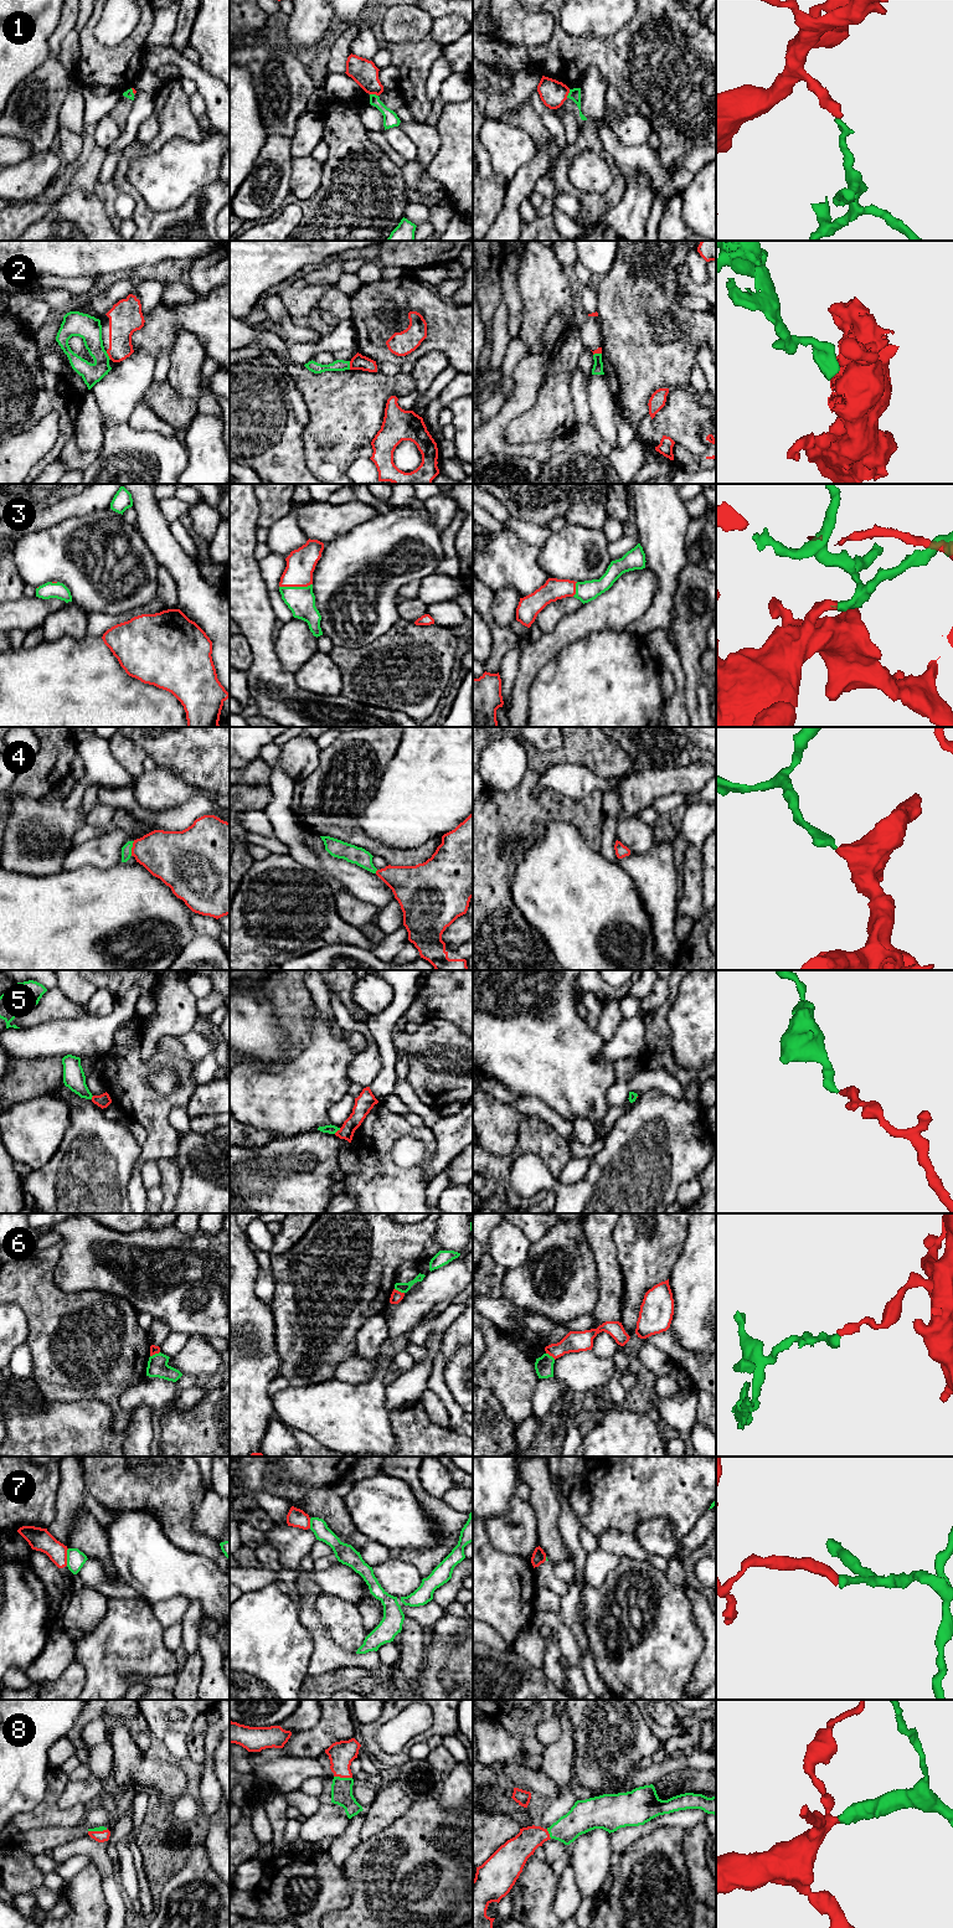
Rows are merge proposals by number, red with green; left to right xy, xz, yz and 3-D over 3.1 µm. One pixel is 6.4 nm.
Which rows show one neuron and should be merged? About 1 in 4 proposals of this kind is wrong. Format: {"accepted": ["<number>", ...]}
{"accepted": ["3", "4", "5", "8"]}

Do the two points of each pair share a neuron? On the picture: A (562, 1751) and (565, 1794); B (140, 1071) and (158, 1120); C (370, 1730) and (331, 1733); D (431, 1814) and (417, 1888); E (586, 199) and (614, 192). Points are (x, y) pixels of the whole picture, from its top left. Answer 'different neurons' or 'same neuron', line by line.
A: same neuron
B: same neuron
C: different neurons
D: same neuron
E: same neuron

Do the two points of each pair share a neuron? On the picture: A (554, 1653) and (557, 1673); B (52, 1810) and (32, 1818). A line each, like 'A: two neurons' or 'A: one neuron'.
A: one neuron
B: one neuron

